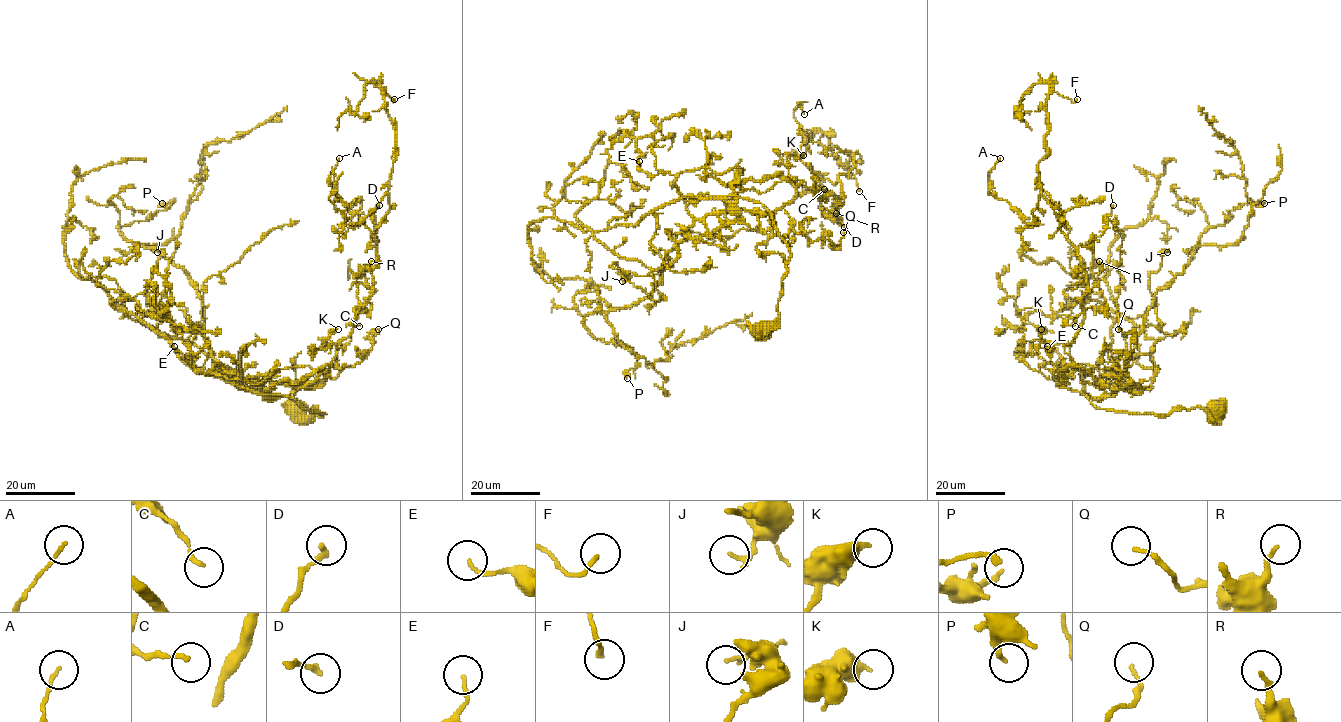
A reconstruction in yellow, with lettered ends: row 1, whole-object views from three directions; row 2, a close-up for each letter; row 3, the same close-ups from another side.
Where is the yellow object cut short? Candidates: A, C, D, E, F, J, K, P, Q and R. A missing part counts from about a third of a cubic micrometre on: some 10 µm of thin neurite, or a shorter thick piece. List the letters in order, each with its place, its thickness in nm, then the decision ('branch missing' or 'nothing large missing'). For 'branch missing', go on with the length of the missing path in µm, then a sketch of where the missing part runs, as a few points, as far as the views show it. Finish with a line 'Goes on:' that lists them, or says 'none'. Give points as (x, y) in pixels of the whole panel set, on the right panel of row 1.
A: place (1000, 158); calibre 120 nm; nothing large missing
C: place (1075, 326); calibre 160 nm; nothing large missing
D: place (1113, 205); calibre 200 nm; nothing large missing
E: place (1047, 346); calibre 140 nm; nothing large missing
F: place (1077, 99); calibre 150 nm; nothing large missing
J: place (1167, 252); calibre 160 nm; nothing large missing
K: place (1041, 329); calibre 380 nm; nothing large missing
P: place (1264, 203); calibre 190 nm; nothing large missing
Q: place (1118, 329); calibre 120 nm; nothing large missing
R: place (1099, 261); calibre 170 nm; nothing large missing
Goes on: none

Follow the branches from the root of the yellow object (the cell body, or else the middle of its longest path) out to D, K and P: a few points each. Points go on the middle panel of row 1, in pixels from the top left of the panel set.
D: (762, 329), (789, 247), (735, 195), (737, 173), (842, 191), (844, 227)
K: (762, 329), (778, 316), (789, 247), (773, 215), (733, 185), (738, 172), (796, 186), (787, 159), (803, 155)
P: (762, 329), (789, 247), (738, 198), (738, 217), (667, 254), (648, 297), (585, 317), (632, 351), (627, 378)

